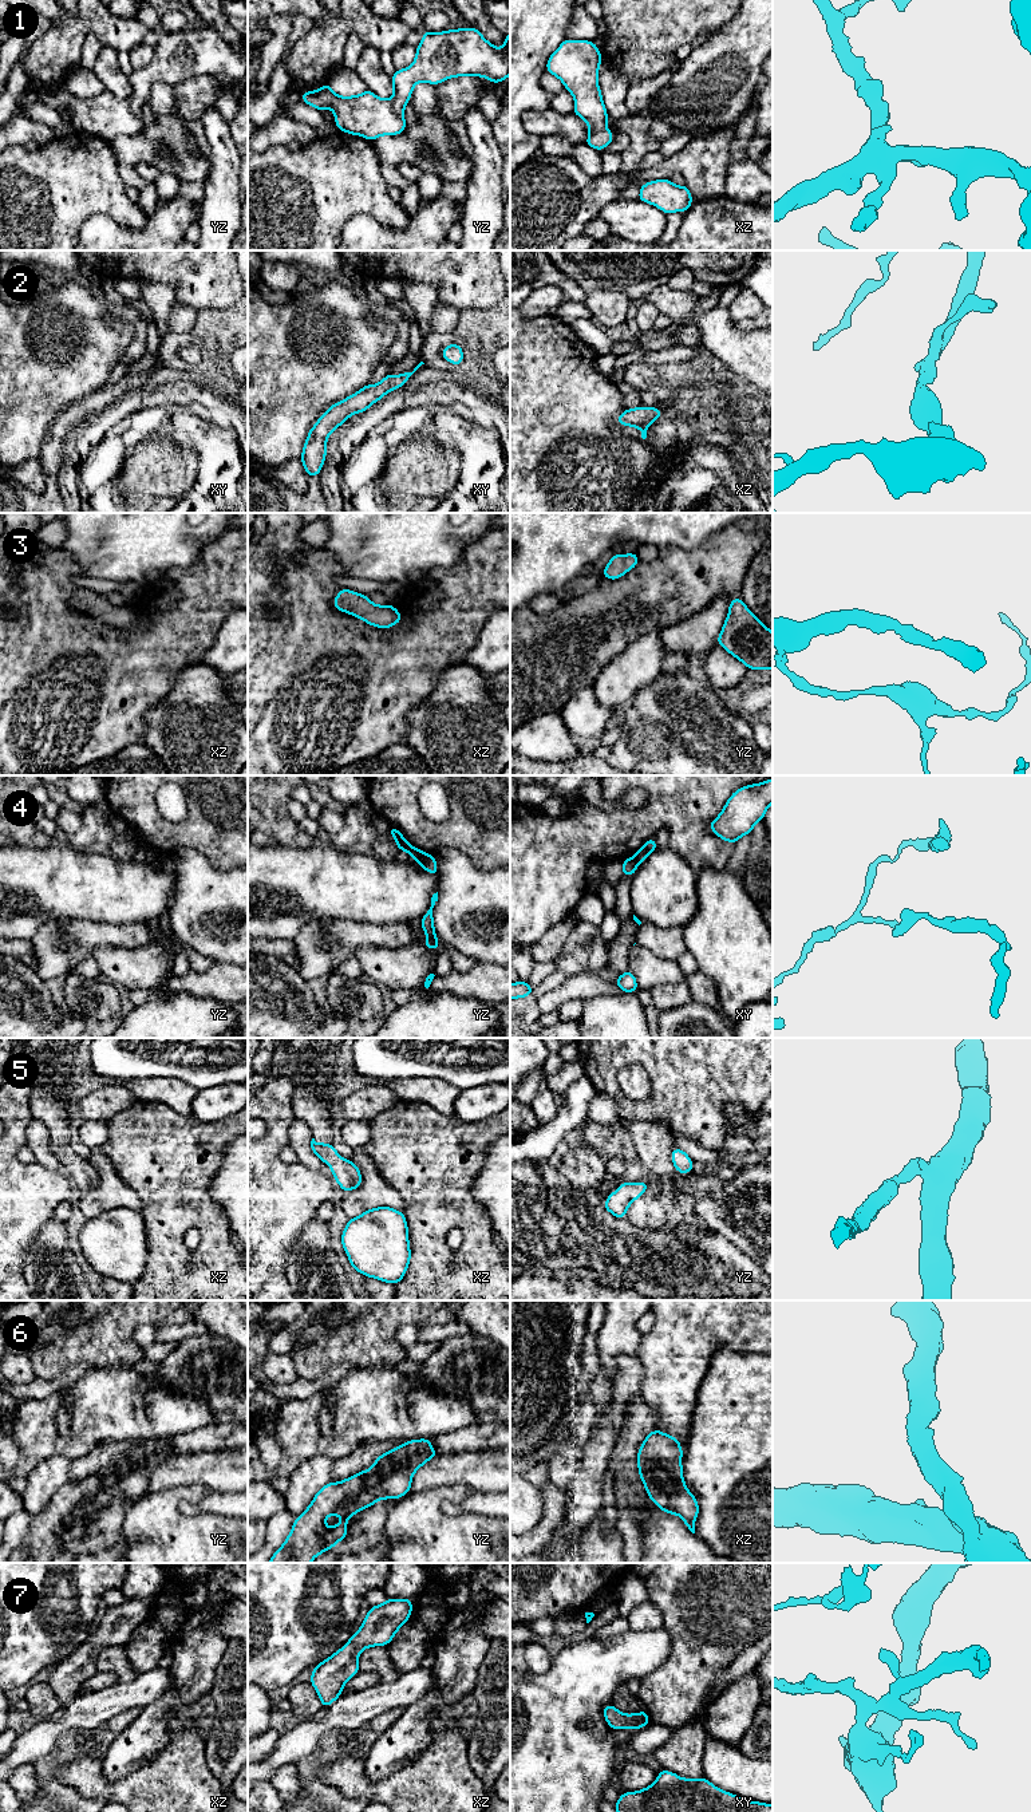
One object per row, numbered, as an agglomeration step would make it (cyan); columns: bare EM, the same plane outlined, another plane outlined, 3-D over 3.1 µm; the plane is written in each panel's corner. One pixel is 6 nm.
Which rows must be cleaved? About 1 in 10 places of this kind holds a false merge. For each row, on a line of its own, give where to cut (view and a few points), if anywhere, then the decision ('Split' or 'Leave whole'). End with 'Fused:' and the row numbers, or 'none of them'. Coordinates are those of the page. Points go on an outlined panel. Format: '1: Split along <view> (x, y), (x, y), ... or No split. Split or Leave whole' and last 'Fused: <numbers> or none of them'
1: No split. Leave whole
2: No split. Leave whole
3: No split. Leave whole
4: Split along yz (430, 856), (419, 863). Split
5: No split. Leave whole
6: No split. Leave whole
7: No split. Leave whole
Fused: 4

